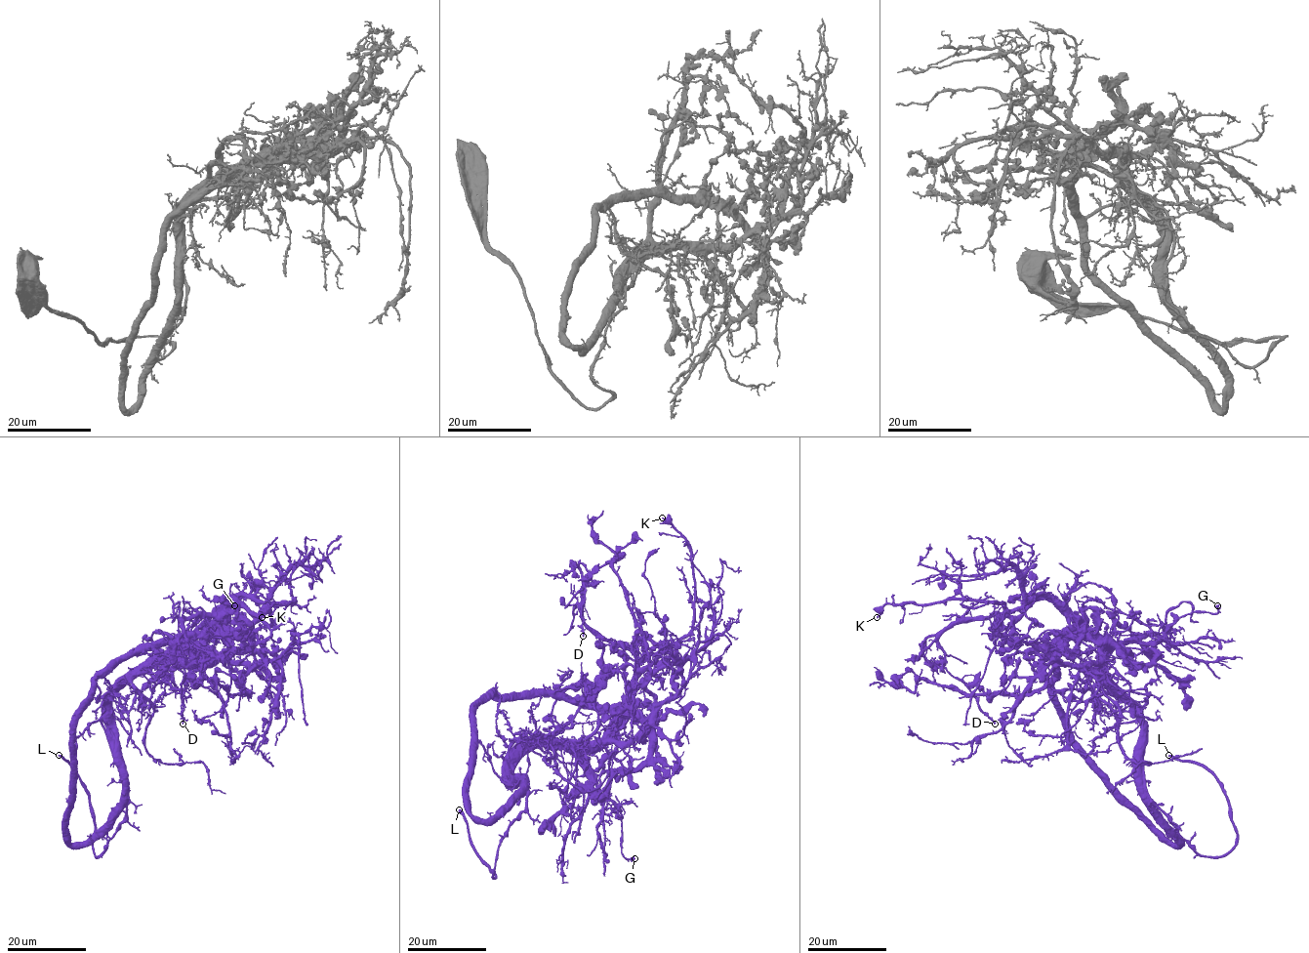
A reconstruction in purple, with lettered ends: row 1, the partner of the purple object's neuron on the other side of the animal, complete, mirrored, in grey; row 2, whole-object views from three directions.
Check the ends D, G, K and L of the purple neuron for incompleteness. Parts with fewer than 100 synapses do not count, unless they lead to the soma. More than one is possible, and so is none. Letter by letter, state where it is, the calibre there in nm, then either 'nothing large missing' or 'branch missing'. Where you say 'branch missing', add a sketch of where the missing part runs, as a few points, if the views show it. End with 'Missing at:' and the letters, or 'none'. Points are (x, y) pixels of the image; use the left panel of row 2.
D: place (183, 724); calibre 220 nm; nothing large missing
G: place (234, 605); calibre 440 nm; nothing large missing
K: place (262, 617); calibre 220 nm; nothing large missing
L: place (59, 755); calibre 400 nm; branch missing
Missing at: L

